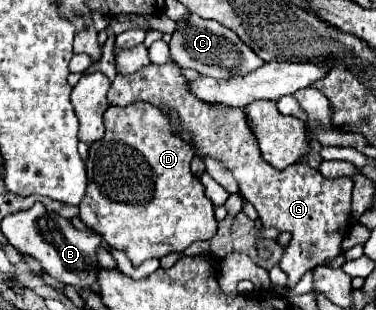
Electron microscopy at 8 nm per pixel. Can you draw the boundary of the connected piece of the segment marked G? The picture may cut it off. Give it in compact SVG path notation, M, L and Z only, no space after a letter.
M174 63L146 65L132 75L116 75L116 79L112 81L112 87L108 91L108 103L124 107L124 105L130 105L136 101L148 101L156 107L172 105L180 113L182 125L192 135L194 145L204 155L210 155L210 157L216 157L218 161L222 161L226 165L226 169L236 177L236 181L240 185L242 199L250 201L256 207L260 223L264 227L276 227L278 231L292 231L292 241L284 249L284 255L280 261L280 269L288 275L286 287L292 289L308 269L312 269L314 265L318 265L326 259L340 255L340 243L350 229L350 203L352 203L352 187L354 187L352 179L350 177L326 179L320 175L320 171L308 167L306 163L290 165L286 169L276 169L276 167L268 165L260 157L260 149L256 145L256 139L252 137L252 131L248 131L248 127L246 127L248 123L246 123L244 111L242 109L216 109L216 105L204 105L202 101L196 101L196 97L192 97L192 93L188 93L188 89L184 89L184 81L186 79L184 79L180 67Z

